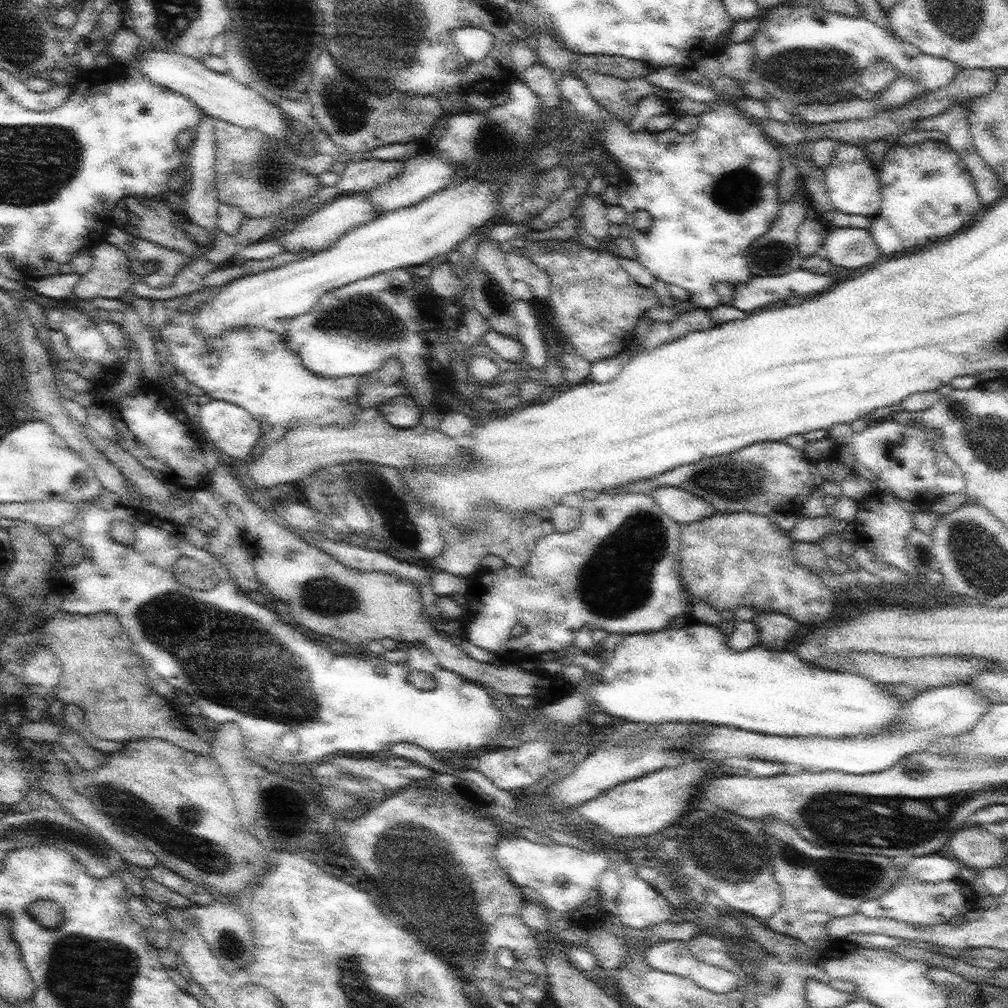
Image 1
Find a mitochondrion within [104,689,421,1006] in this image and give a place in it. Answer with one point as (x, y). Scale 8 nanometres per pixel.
(229, 945)

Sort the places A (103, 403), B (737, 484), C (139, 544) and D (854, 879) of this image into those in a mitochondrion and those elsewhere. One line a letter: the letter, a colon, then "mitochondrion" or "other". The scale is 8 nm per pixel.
A: other
B: mitochondrion
C: other
D: mitochondrion

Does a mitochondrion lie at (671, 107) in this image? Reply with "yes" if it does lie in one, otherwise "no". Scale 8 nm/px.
no

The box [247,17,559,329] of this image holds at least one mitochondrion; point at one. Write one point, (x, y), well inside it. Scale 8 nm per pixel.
(354, 104)

